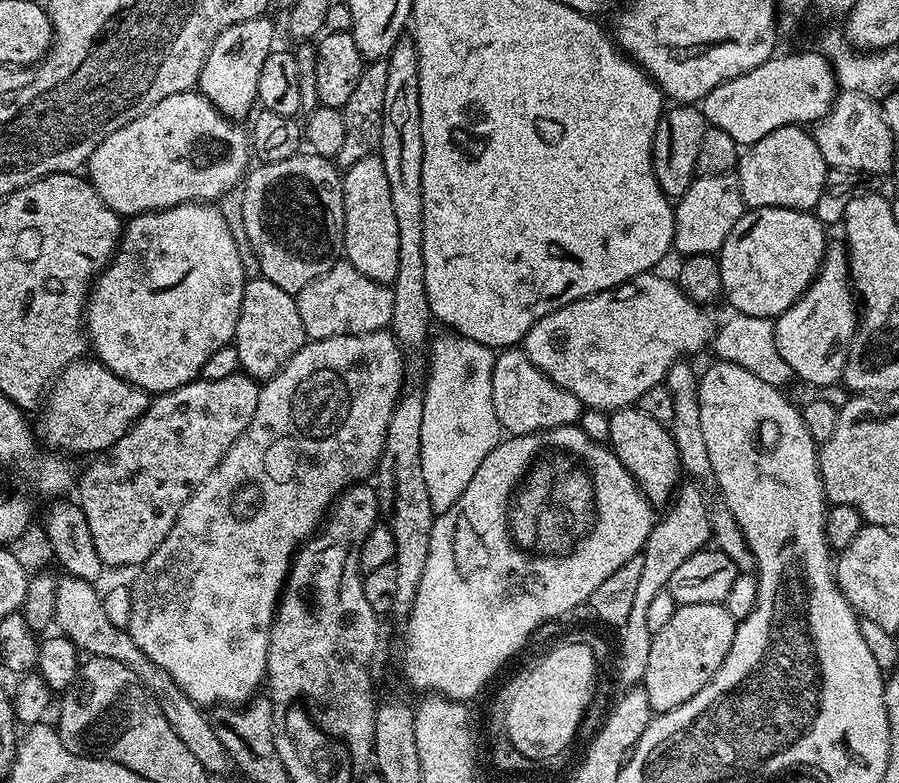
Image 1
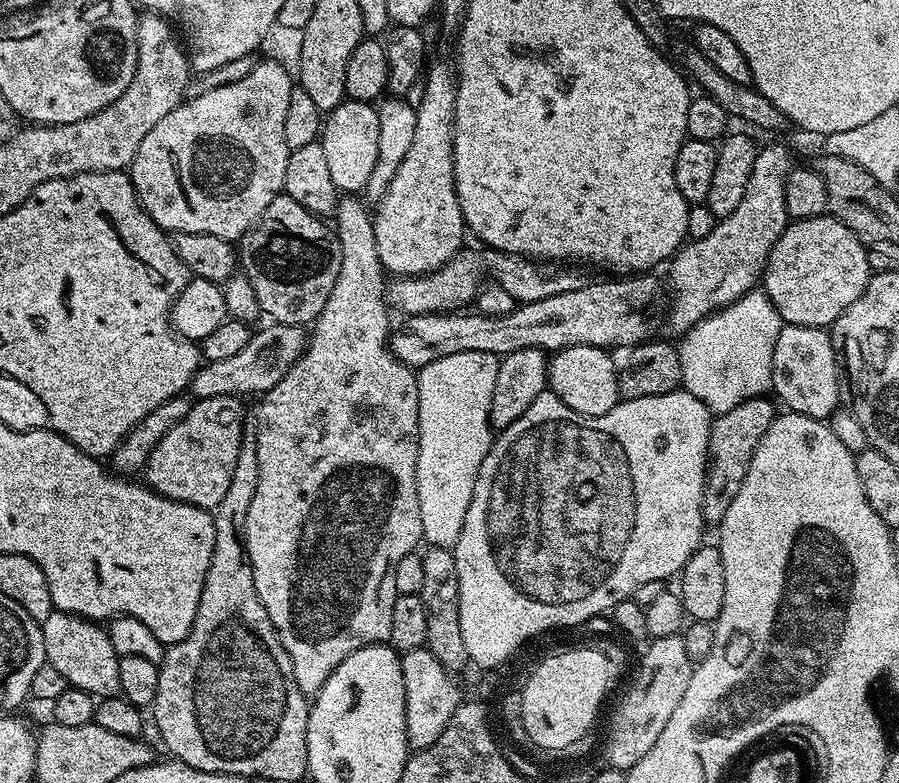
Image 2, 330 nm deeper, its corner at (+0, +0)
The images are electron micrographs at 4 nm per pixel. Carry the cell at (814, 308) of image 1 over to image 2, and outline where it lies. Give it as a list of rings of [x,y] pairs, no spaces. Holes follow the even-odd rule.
[[[784,324],[778,334],[778,342],[774,342],[774,366],[772,367],[771,391],[776,392],[775,399],[787,411],[797,412],[815,420],[827,421],[832,413],[842,404],[840,391],[840,367],[836,361],[836,351],[832,345],[831,335],[823,328],[798,326],[797,324]]]

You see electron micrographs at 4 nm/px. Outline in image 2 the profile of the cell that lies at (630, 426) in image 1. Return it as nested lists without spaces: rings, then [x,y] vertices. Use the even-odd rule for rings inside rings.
[[[575,344],[569,348],[555,353],[551,357],[548,366],[548,388],[583,416],[601,416],[614,406],[619,404],[622,397],[620,394],[620,374],[618,364],[611,360],[609,353],[603,348]]]

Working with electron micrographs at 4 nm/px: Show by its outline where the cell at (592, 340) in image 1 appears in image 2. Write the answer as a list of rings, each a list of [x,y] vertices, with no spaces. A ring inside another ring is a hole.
[[[768,144],[757,151],[754,158],[754,170],[750,170],[750,182],[746,186],[746,194],[742,202],[738,202],[738,210],[734,214],[717,219],[714,230],[707,238],[688,240],[680,251],[672,257],[668,272],[666,288],[672,291],[672,305],[667,305],[666,320],[668,328],[677,334],[689,332],[698,322],[705,320],[712,312],[730,306],[738,298],[757,287],[758,281],[763,277],[764,267],[768,261],[770,250],[774,242],[785,232],[790,223],[786,210],[786,178],[794,167],[792,152],[784,144]]]

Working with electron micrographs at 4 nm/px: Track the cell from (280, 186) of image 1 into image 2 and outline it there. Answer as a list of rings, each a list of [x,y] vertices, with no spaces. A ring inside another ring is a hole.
[[[283,194],[274,198],[266,210],[238,241],[238,264],[242,275],[250,278],[254,294],[258,294],[258,306],[269,321],[278,324],[311,325],[322,314],[330,290],[334,290],[334,281],[338,279],[338,266],[342,266],[342,250],[338,238],[323,219],[315,216],[306,206],[298,206],[294,198]]]

